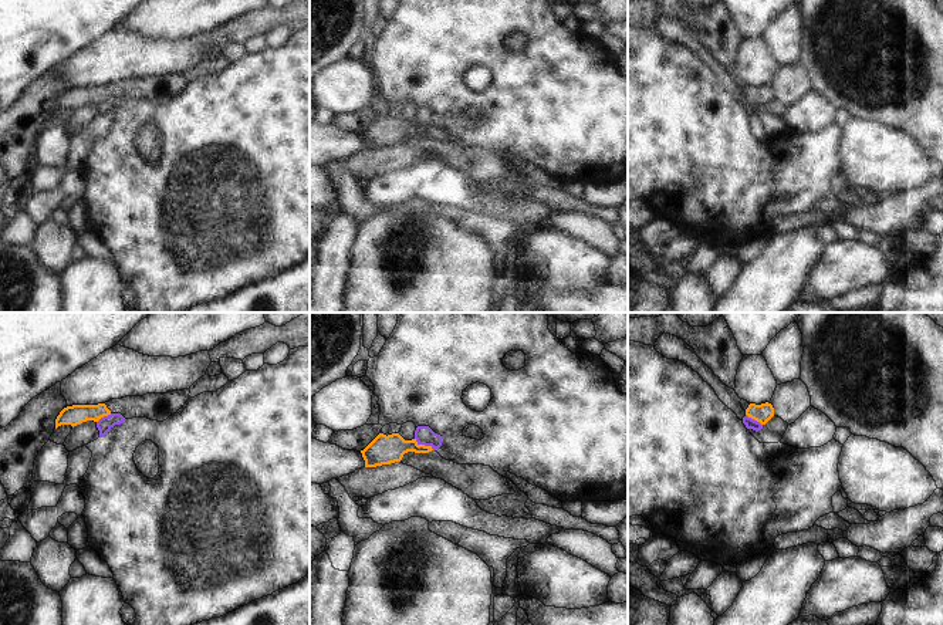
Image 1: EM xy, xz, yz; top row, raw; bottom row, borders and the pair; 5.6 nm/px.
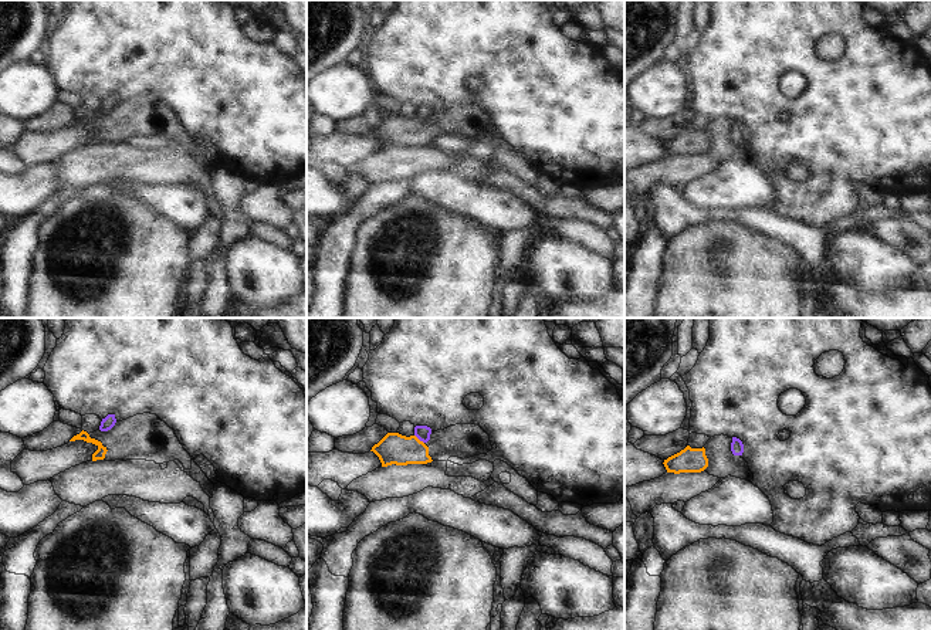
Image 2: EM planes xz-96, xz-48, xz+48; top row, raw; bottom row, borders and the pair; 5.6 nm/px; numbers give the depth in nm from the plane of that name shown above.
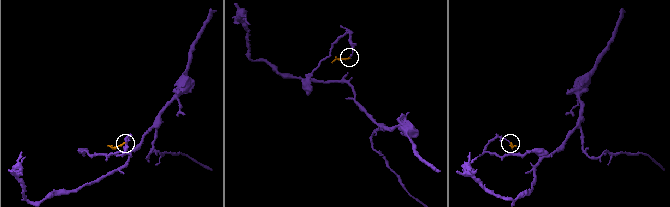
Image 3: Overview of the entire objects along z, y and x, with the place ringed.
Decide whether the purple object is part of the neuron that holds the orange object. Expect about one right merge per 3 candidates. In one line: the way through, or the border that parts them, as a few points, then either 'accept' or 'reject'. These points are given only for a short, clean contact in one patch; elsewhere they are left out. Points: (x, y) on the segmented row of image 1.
border along xz (415, 438), (419, 443), (429, 445), (433, 449); reject

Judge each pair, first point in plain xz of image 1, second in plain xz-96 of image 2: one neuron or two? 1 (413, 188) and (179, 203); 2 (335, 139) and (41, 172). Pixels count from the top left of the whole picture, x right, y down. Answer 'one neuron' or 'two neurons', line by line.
1: one neuron
2: two neurons

